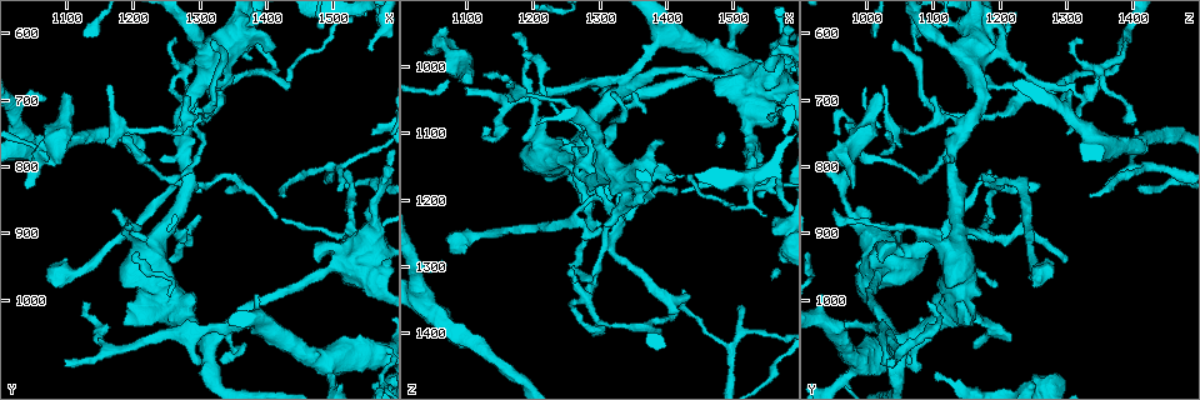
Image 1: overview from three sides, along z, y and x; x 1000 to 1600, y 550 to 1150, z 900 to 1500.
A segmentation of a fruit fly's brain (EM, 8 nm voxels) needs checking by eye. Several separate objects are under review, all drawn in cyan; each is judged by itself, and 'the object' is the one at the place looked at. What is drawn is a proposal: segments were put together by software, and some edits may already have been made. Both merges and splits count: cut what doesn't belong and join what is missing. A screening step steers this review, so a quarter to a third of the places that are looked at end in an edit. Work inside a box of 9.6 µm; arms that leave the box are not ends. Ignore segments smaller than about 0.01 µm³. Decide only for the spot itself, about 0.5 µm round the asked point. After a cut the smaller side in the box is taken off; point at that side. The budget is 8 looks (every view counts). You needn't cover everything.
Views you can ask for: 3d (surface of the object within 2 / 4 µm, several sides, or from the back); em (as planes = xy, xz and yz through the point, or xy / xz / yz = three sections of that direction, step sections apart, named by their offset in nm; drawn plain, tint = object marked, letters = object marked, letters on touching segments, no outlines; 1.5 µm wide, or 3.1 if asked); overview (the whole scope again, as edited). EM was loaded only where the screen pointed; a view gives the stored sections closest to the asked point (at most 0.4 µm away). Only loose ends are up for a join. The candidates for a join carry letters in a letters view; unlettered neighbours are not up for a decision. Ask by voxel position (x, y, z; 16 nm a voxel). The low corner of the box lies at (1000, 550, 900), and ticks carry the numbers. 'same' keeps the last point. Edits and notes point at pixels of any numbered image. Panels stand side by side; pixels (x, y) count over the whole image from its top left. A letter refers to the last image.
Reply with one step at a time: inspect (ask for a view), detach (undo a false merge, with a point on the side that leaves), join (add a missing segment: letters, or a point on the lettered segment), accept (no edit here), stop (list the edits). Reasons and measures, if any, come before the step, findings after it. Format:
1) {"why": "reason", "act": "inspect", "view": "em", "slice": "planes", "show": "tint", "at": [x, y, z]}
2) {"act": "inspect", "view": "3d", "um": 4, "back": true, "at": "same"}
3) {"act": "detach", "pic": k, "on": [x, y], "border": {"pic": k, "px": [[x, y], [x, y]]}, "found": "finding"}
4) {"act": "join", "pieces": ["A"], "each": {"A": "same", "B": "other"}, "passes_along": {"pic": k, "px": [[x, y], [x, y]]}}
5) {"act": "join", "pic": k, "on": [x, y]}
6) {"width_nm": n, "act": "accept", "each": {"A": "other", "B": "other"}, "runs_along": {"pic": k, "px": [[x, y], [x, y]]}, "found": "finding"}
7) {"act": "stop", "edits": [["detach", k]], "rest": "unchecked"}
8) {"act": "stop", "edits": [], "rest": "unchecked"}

{"why": "branch stops here", "act": "inspect", "view": "3d", "um": 2, "at": [1305, 840, 1245]}

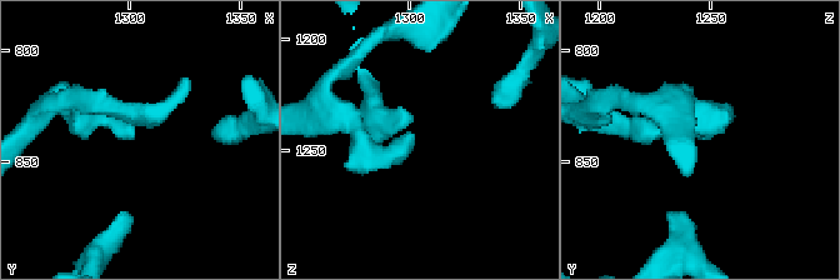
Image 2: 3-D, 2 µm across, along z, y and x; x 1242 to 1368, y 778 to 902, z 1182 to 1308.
{"why": "shape alone is not enough", "act": "inspect", "view": "em", "slice": "planes", "show": "letters", "at": [1303, 840, 1243]}

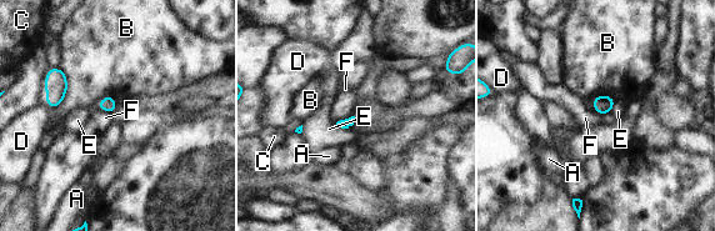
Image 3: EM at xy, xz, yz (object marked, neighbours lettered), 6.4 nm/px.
{"act": "accept", "each": {"A": "other", "B": "other", "C": "other", "D": "other", "E": "other", "F": "other"}, "border": {"pic": 3, "px": [[353, 115], [335, 122]]}, "found": "no lettered segment goes on from it"}

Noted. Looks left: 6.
{"why": "free end", "act": "inspect", "view": "3d", "um": 2, "at": [1425, 840, 1335]}

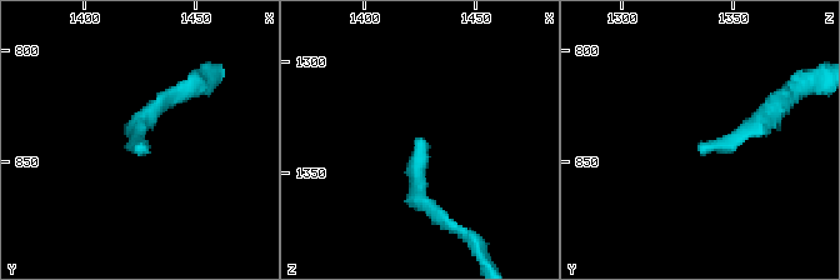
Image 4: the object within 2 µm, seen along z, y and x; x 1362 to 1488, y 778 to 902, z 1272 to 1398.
{"why": "now the EM", "act": "inspect", "view": "em", "slice": "planes", "show": "letters", "at": [1424, 843, 1333]}

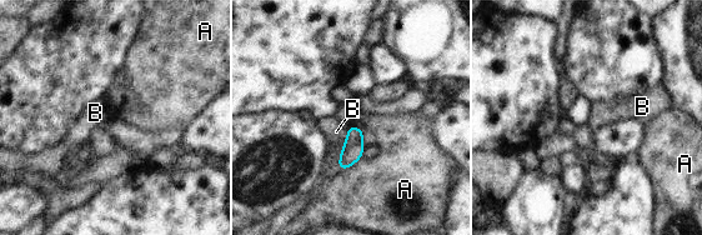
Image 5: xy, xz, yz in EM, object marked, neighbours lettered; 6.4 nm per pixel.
{"longest_contact_nm": ["A", 160], "act": "accept", "each": {"A": "other", "B": "other"}, "border": {"pic": 5, "px": [[350, 125], [342, 144]]}, "found": "no lettered segment goes on from it"}

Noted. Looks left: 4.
{"why": "tapers out", "act": "inspect", "view": "3d", "um": 4, "at": [1305, 735, 1405]}

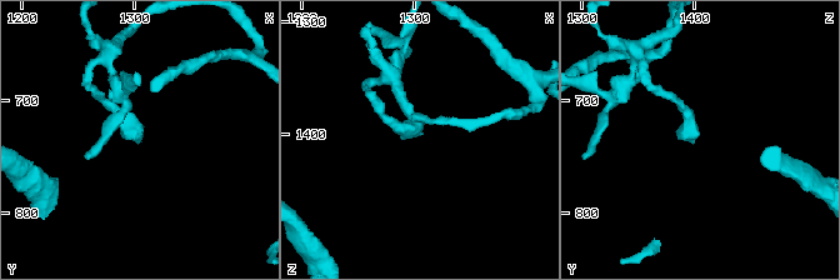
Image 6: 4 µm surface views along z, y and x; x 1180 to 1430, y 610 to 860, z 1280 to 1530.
{"act": "inspect", "view": "em", "slice": "planes", "show": "letters", "at": [1304, 738, 1400]}

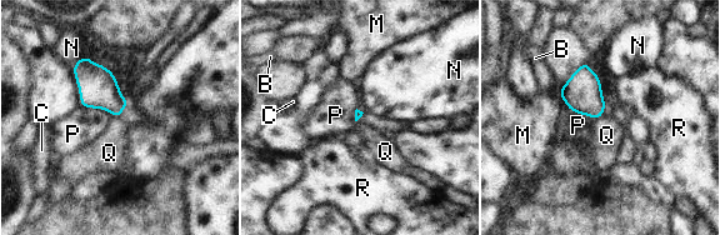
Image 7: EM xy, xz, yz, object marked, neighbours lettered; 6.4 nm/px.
{"act": "accept", "each": {"B": "other", "C": "other", "M": "other", "N": "other", "P": "other", "Q": "other", "R": "other"}, "found": "no lettered segment goes on from it"}

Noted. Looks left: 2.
{"act": "stop", "edits": [], "rest": "unchecked"}

